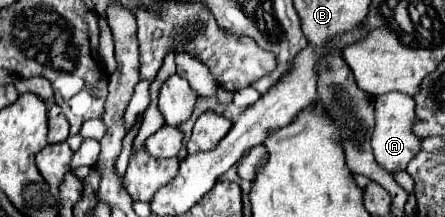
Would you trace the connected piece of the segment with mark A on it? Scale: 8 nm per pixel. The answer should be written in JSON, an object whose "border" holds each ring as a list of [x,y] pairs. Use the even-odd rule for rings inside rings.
{"border":[[[388,93],[376,99],[374,105],[374,115],[376,115],[376,127],[372,133],[372,153],[376,163],[386,169],[388,173],[396,171],[406,171],[408,163],[418,155],[422,139],[414,135],[412,125],[416,123],[416,113],[414,113],[414,99],[406,97],[402,93]]]}

